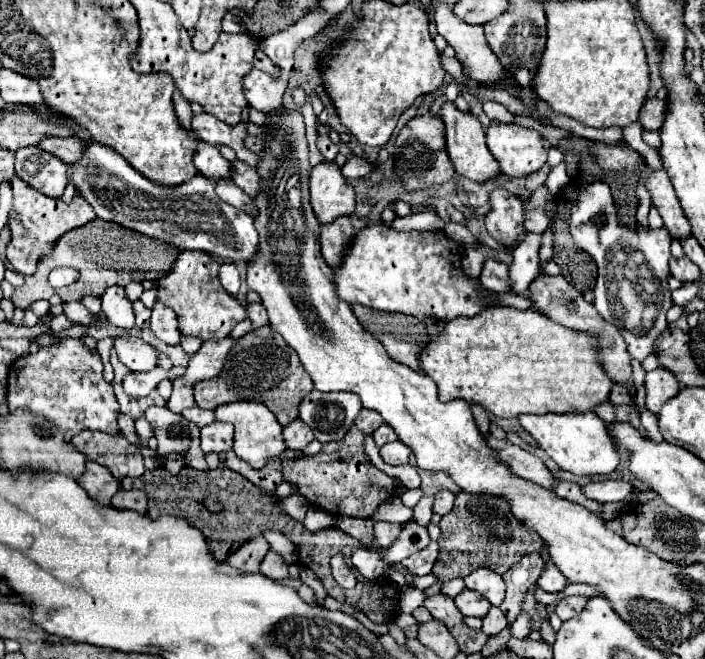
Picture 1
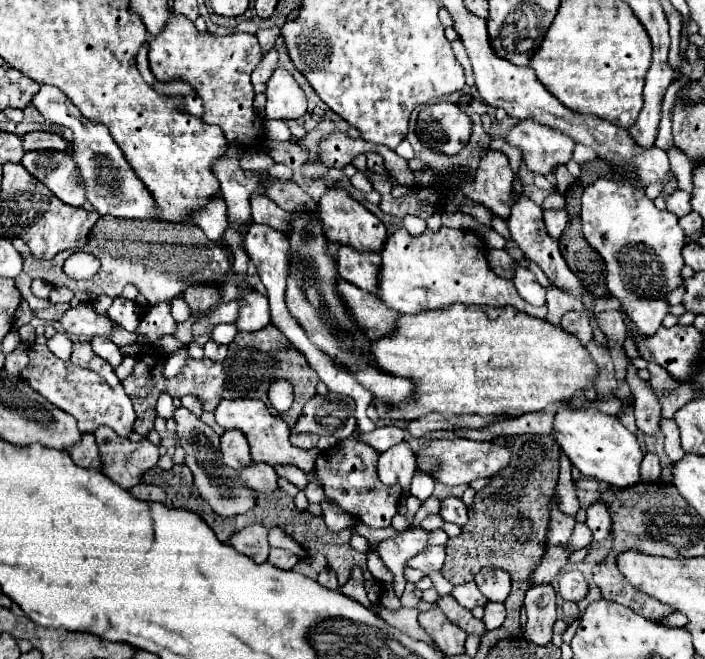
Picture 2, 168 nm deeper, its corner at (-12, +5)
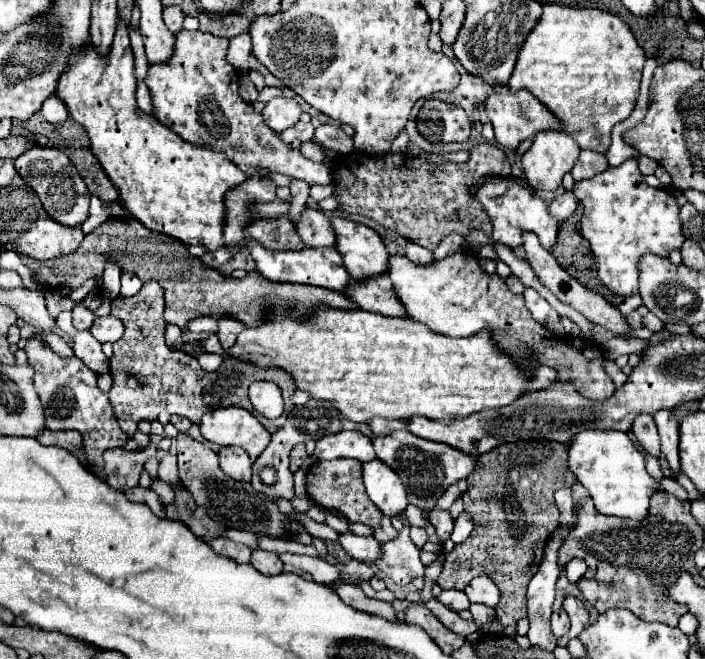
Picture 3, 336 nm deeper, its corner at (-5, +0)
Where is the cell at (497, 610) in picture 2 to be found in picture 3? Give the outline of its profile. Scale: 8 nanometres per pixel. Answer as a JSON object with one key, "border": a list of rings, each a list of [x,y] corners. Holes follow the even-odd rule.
{"border":[[[471,604],[469,612],[473,614],[473,620],[479,624],[487,624],[487,622],[495,620],[495,608],[489,608],[485,604]]]}

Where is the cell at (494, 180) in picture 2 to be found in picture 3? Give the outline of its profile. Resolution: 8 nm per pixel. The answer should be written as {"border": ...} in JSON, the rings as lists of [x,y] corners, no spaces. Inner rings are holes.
{"border":[[[487,178],[487,182],[477,190],[477,200],[485,206],[491,224],[493,224],[493,234],[491,234],[491,242],[509,246],[509,248],[517,248],[523,244],[521,234],[523,232],[535,232],[543,244],[543,248],[551,250],[553,244],[557,242],[557,230],[559,230],[559,222],[549,214],[547,204],[537,196],[533,190],[521,186],[517,180],[513,178]]]}

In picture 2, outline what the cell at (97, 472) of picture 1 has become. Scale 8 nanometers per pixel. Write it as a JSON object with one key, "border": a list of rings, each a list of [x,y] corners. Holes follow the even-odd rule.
{"border":[[[84,433],[84,435],[82,435],[82,441],[72,447],[70,457],[72,457],[74,463],[80,465],[80,467],[100,471],[100,453],[98,453],[98,445],[96,445],[92,433]]]}

